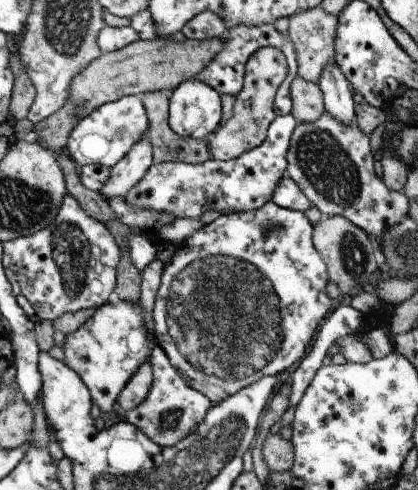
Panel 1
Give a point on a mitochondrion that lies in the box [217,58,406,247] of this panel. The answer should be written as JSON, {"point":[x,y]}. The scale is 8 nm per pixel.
{"point":[323,162]}

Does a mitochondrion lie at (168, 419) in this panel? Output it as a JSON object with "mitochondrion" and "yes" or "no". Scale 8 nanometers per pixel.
{"mitochondrion":"yes"}

